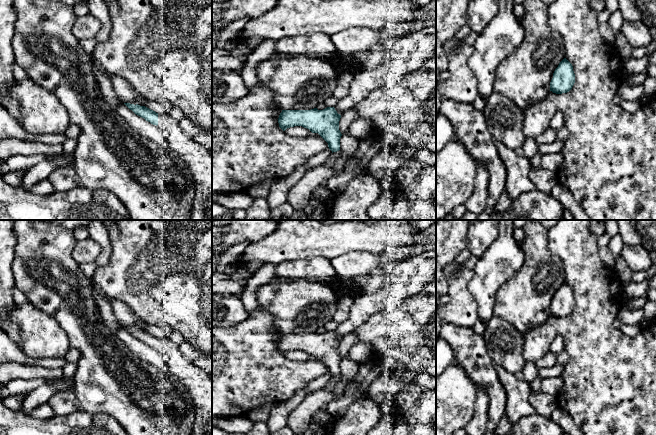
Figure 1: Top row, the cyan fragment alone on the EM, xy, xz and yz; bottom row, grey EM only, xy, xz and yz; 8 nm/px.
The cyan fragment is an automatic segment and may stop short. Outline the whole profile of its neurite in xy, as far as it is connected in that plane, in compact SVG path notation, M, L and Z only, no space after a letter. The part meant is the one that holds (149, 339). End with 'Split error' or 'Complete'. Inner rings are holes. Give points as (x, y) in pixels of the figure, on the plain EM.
M124 327L136 339L164 354L168 359L168 371L177 376L188 389L193 401L194 423L192 435L212 435L212 379L204 370L189 361L169 338L158 338L155 335L138 328Z. Split error

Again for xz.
M327 331L323 334L317 332L311 334L282 334L279 339L279 351L285 355L287 352L302 350L312 357L318 357L327 367L333 376L340 374L339 345L341 339L334 331Z. Complete

